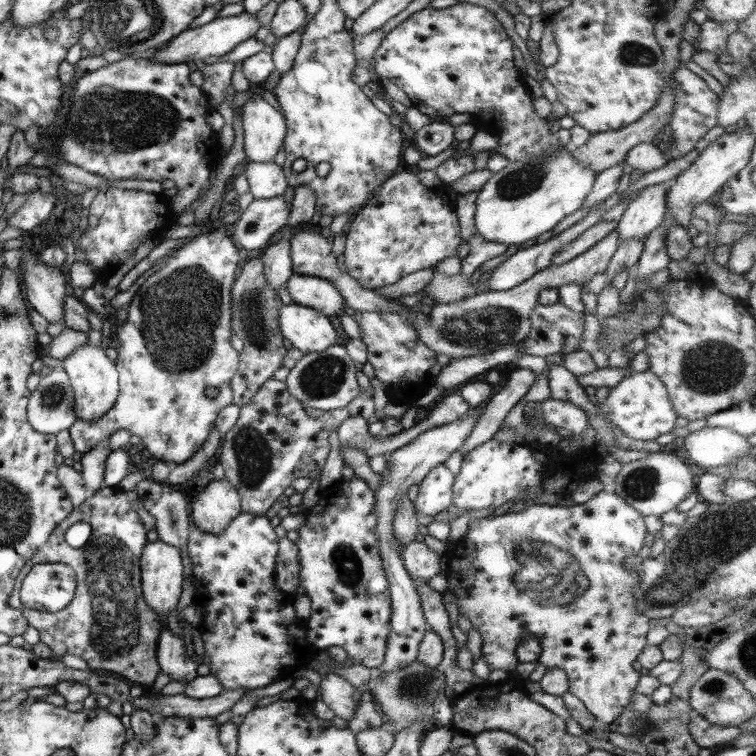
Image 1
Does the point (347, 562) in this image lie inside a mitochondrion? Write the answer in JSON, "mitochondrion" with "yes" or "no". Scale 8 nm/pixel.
{"mitochondrion":"yes"}

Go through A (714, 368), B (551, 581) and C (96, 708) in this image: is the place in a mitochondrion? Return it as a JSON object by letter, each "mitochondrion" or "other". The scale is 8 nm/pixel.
{"A":"mitochondrion","B":"mitochondrion","C":"other"}

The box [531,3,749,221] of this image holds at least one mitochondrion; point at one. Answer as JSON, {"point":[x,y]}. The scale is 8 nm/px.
{"point":[632,53]}

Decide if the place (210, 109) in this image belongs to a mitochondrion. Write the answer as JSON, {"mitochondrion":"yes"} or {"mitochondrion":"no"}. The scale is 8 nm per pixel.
{"mitochondrion":"no"}

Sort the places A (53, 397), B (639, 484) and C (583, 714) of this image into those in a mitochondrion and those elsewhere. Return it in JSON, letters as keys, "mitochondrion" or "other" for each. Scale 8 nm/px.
{"A":"mitochondrion","B":"mitochondrion","C":"other"}

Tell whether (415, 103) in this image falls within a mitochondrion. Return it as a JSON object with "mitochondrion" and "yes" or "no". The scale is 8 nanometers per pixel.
{"mitochondrion":"no"}

